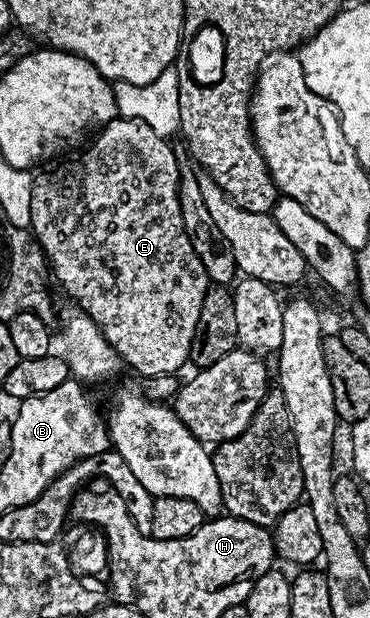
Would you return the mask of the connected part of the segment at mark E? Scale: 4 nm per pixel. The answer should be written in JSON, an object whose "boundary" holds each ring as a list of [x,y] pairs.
{"boundary":[[[118,116],[106,126],[101,127],[96,137],[80,151],[82,154],[74,162],[65,162],[62,166],[55,167],[54,170],[42,169],[40,172],[34,173],[31,188],[29,226],[33,237],[36,238],[45,254],[48,269],[51,271],[56,285],[58,282],[73,297],[70,299],[75,305],[83,312],[87,312],[91,316],[91,320],[95,320],[101,334],[109,341],[111,348],[115,348],[122,363],[126,367],[130,366],[131,369],[145,374],[146,379],[157,378],[160,374],[176,375],[177,369],[189,362],[189,349],[192,338],[195,336],[196,325],[199,323],[199,312],[203,305],[204,294],[211,285],[207,272],[203,268],[199,256],[195,256],[195,248],[191,248],[191,240],[183,228],[183,216],[179,208],[181,166],[179,161],[177,162],[176,152],[169,147],[169,144],[171,144],[170,139],[159,136],[159,132],[155,132],[155,128],[147,128],[147,124],[134,118]]]}

